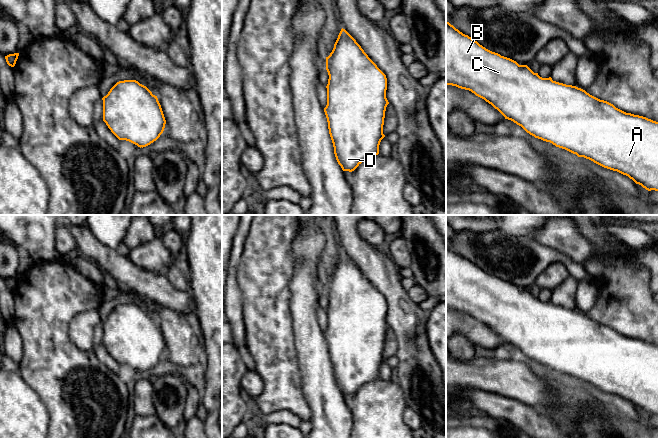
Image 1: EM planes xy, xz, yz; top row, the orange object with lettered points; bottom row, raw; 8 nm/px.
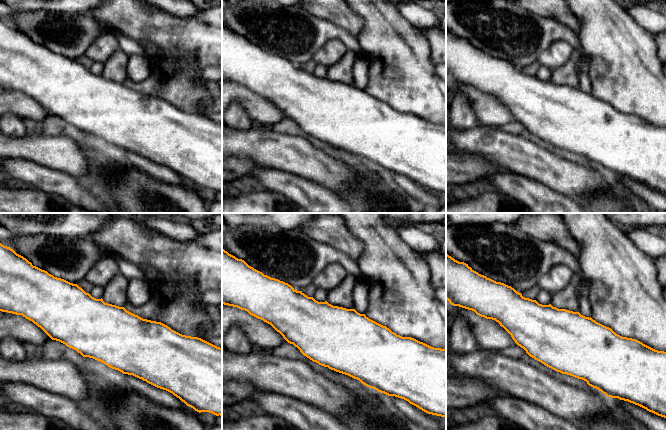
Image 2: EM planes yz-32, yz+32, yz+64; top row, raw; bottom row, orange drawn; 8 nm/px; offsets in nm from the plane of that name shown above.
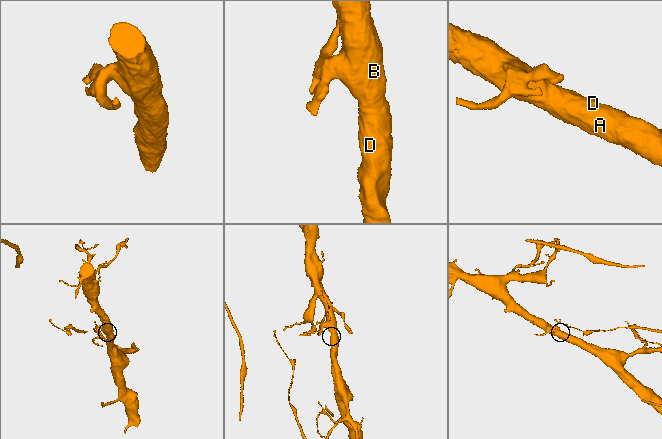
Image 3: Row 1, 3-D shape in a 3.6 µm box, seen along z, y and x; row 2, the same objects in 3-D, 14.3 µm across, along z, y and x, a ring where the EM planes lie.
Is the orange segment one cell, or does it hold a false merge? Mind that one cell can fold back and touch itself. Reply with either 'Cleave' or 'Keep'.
Keep

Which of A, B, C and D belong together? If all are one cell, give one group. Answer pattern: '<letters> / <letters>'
A B C D

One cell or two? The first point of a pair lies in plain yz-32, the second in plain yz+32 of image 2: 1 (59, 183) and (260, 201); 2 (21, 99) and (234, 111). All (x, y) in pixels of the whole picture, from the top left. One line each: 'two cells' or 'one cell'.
1: two cells
2: two cells

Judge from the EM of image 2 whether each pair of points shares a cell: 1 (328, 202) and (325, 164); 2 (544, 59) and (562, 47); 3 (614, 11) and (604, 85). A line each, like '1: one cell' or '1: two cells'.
1: two cells
2: one cell
3: one cell

